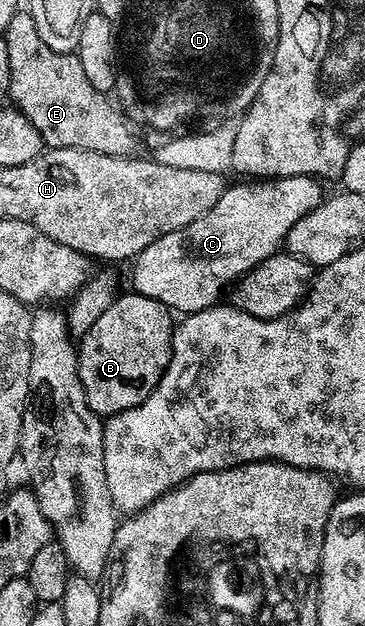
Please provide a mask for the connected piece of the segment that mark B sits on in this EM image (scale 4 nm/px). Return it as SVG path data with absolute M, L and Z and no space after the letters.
M128 290L125 296L124 293L117 295L110 310L106 310L106 314L102 314L102 318L98 318L98 322L94 322L94 326L90 326L90 330L79 337L76 365L86 402L96 416L107 418L122 410L130 410L141 404L154 390L154 386L158 386L172 357L173 327L173 313L161 300L146 298L135 290Z

